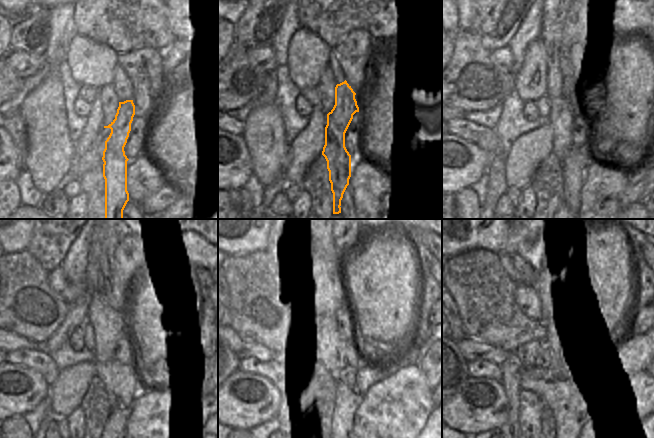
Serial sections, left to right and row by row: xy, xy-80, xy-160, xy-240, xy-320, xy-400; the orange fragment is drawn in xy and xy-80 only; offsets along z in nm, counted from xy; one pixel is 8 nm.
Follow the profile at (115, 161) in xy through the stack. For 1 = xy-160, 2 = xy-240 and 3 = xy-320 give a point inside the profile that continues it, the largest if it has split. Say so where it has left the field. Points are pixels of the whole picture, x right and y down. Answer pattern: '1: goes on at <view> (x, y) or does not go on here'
1: goes on at xy-160 (561, 108)
2: goes on at xy-240 (108, 311)
3: goes on at xy-320 (328, 295)

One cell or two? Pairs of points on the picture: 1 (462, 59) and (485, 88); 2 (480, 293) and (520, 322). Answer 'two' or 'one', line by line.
1: one
2: one

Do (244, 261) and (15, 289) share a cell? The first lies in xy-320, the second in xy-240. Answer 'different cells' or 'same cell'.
same cell

